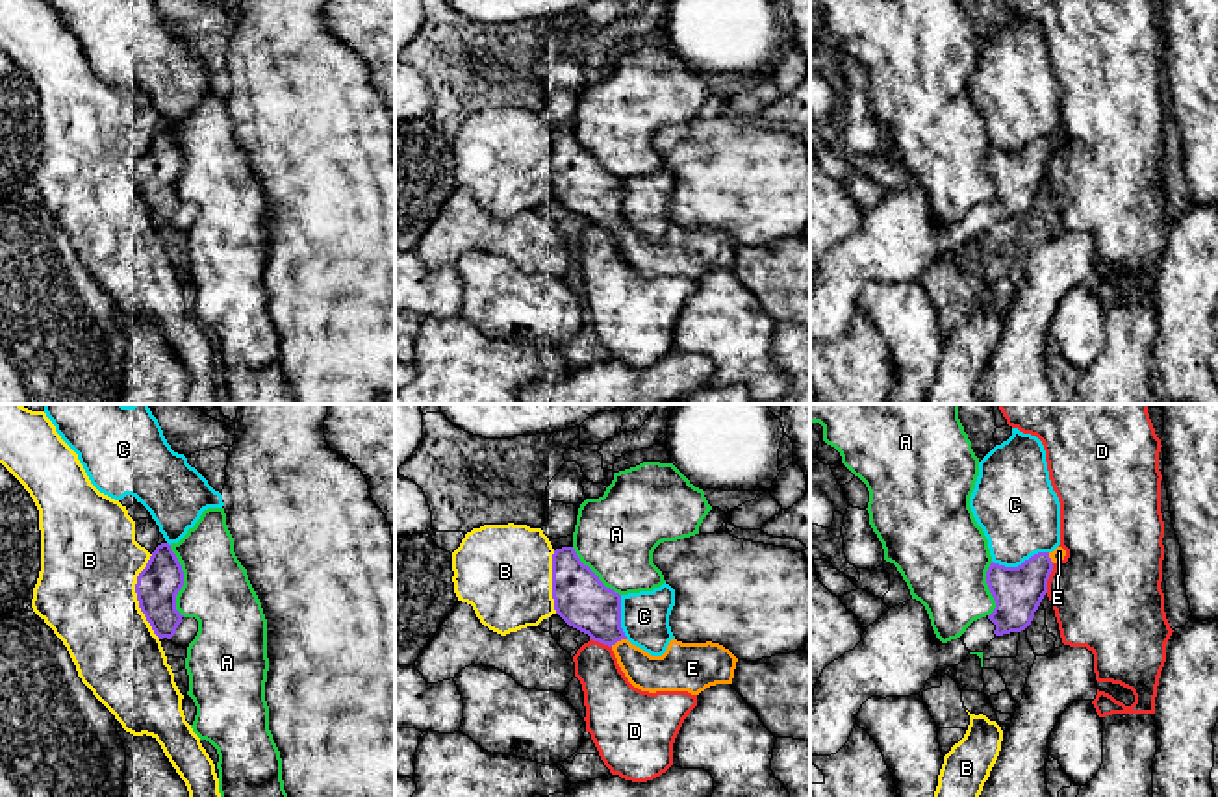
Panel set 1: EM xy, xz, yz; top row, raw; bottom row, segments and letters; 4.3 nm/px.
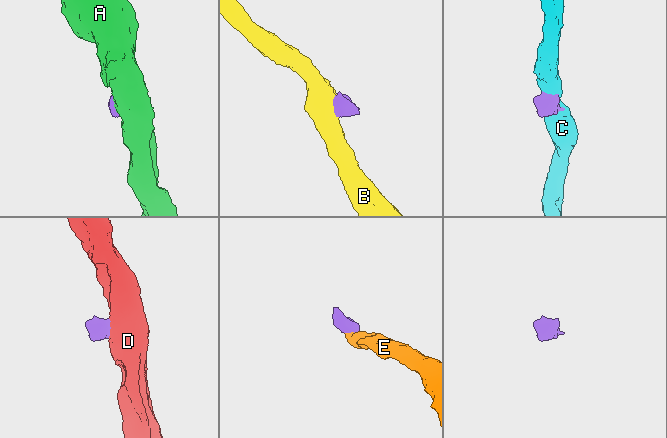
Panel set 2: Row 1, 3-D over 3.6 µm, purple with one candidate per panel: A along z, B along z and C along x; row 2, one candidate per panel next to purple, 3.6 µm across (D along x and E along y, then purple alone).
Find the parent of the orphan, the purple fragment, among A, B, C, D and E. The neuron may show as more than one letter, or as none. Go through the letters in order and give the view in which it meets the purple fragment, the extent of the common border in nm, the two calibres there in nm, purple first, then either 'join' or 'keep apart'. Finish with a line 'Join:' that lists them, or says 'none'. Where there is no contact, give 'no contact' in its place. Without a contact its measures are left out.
A: meets purple in xy; contact 320 nm long; 190 nm thick on the purple side, 300 nm on the other; keep apart
B: meets purple in xy; contact 380 nm long; 190 nm thick on the purple side, 440 nm on the other; keep apart
C: meets purple in yz; contact 260 nm long; 220 nm thick on the purple side, 360 nm on the other; keep apart
D: meets purple in yz; contact 130 nm long; 220 nm thick on the purple side, 460 nm on the other; keep apart
E: meets purple in xz; contact 80 nm long; 240 nm thick on the purple side, 160 nm on the other; join
Join: E

